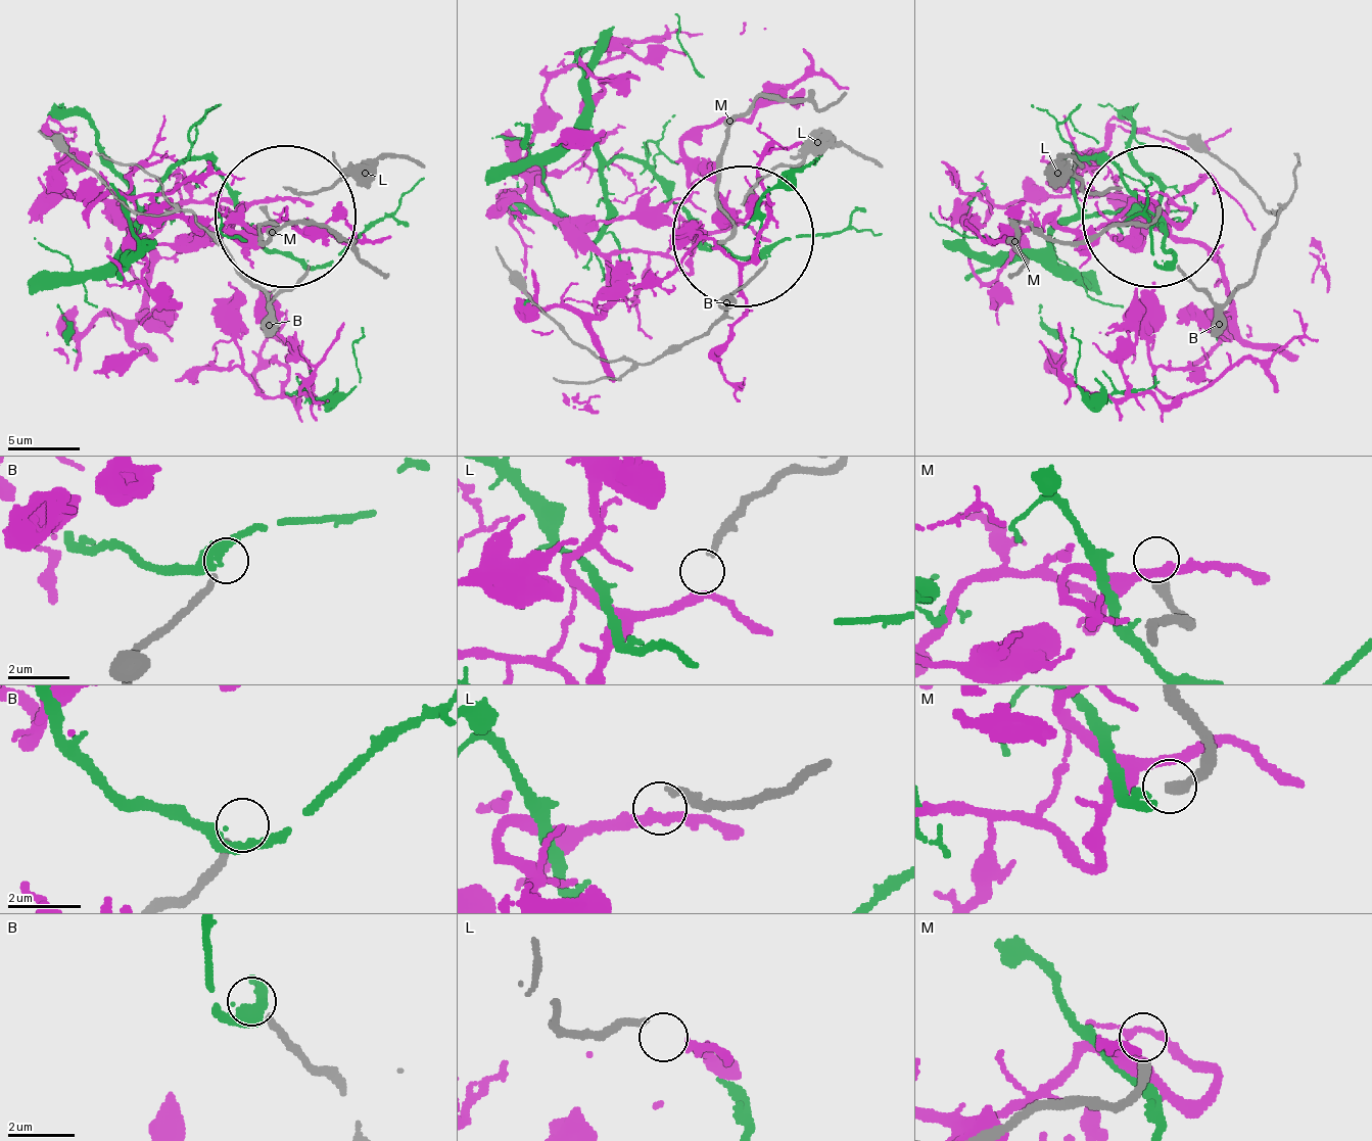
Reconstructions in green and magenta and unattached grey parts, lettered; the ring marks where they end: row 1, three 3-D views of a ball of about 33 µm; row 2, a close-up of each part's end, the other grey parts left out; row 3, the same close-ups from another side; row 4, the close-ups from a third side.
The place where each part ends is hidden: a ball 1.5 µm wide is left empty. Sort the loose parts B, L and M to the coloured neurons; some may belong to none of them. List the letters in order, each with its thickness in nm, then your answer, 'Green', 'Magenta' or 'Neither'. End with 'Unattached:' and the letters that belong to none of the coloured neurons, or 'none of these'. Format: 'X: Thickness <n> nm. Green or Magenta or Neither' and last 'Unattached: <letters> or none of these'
B: Thickness 220 nm. Neither
L: Thickness 220 nm. Magenta
M: Thickness 320 nm. Neither
Unattached: B, M

